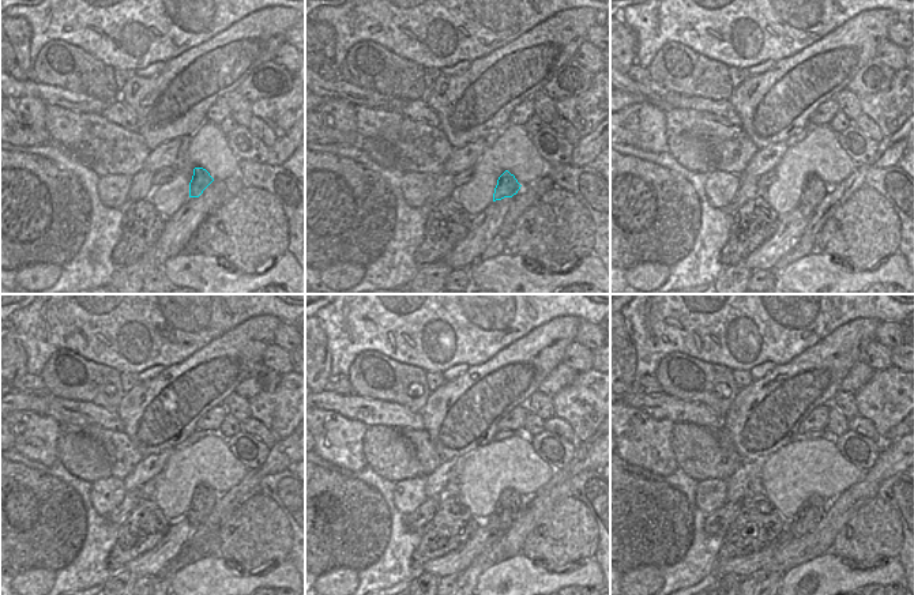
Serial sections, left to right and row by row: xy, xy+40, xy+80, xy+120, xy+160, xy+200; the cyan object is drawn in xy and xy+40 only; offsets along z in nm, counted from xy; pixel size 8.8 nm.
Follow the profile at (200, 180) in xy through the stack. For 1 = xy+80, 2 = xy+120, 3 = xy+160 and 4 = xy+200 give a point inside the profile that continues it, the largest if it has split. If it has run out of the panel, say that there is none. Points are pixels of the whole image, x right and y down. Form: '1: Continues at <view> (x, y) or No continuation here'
1: Continues at xy+80 (813, 188)
2: Continues at xy+120 (205, 497)
3: Continues at xy+160 (510, 503)
4: Continues at xy+200 (809, 513).

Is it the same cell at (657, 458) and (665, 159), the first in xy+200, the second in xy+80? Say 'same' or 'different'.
different

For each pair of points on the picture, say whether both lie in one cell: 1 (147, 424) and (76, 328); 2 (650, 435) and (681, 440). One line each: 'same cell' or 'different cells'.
1: different cells
2: different cells

